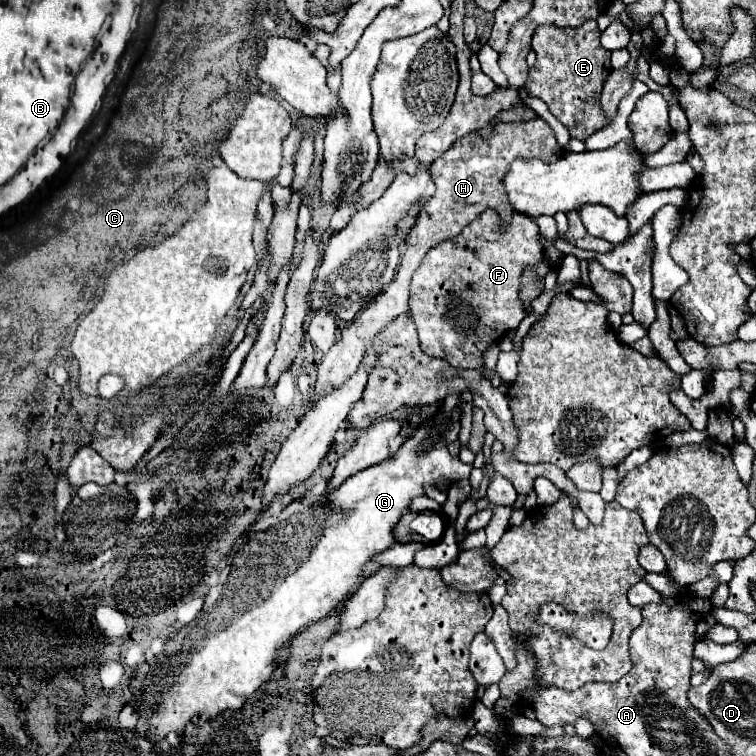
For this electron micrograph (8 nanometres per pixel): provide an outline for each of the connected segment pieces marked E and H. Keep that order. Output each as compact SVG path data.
M590 19L576 29L542 25L532 37L532 49L536 51L536 63L530 67L525 83L528 96L542 99L574 139L584 141L592 133L600 131L608 123L600 105L600 93L606 77L612 71L612 65L610 51L600 45L596 21Z
M540 117L536 121L498 123L490 139L482 139L476 133L468 133L466 137L458 139L458 143L454 143L442 157L438 157L430 165L430 175L434 179L436 193L430 199L426 199L426 203L422 203L420 207L416 223L410 235L406 237L406 253L400 261L394 281L386 285L380 295L376 295L376 303L378 307L382 307L382 313L396 317L408 309L410 277L414 269L420 265L422 257L428 253L428 249L436 245L436 241L456 237L466 225L470 225L470 221L478 219L480 213L486 211L486 207L500 213L498 217L502 225L510 225L510 219L516 211L508 199L502 179L510 171L510 163L514 159L540 159L552 163L561 155L562 149L556 143L554 131Z

